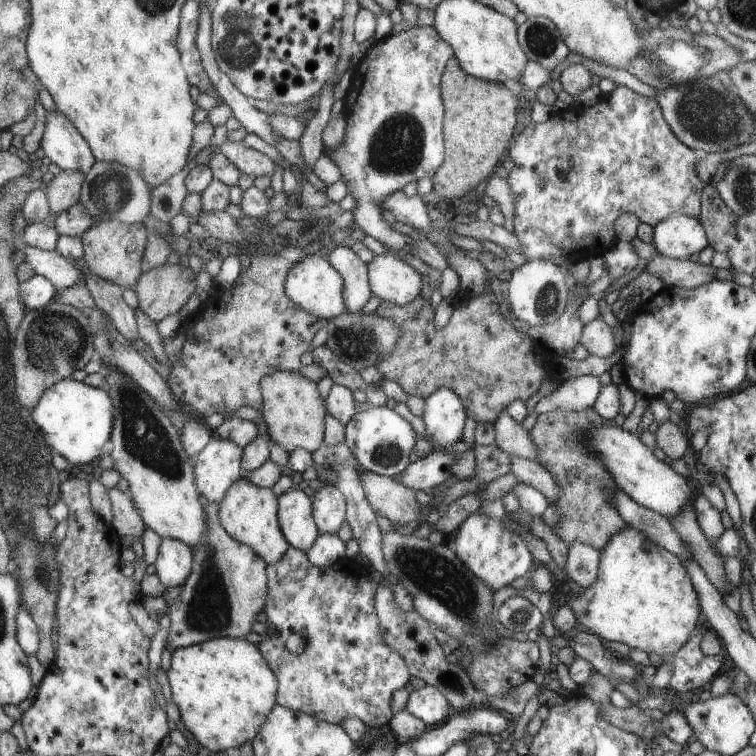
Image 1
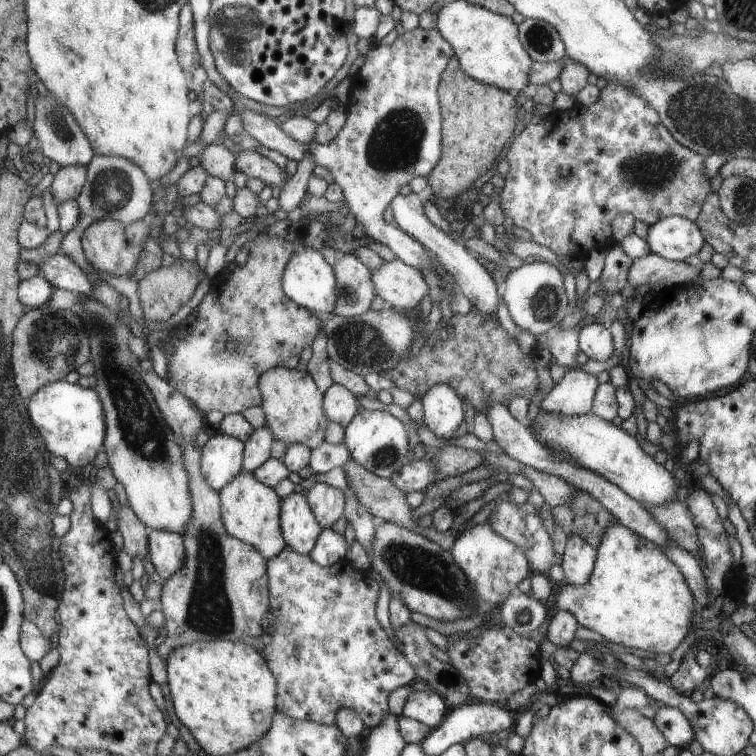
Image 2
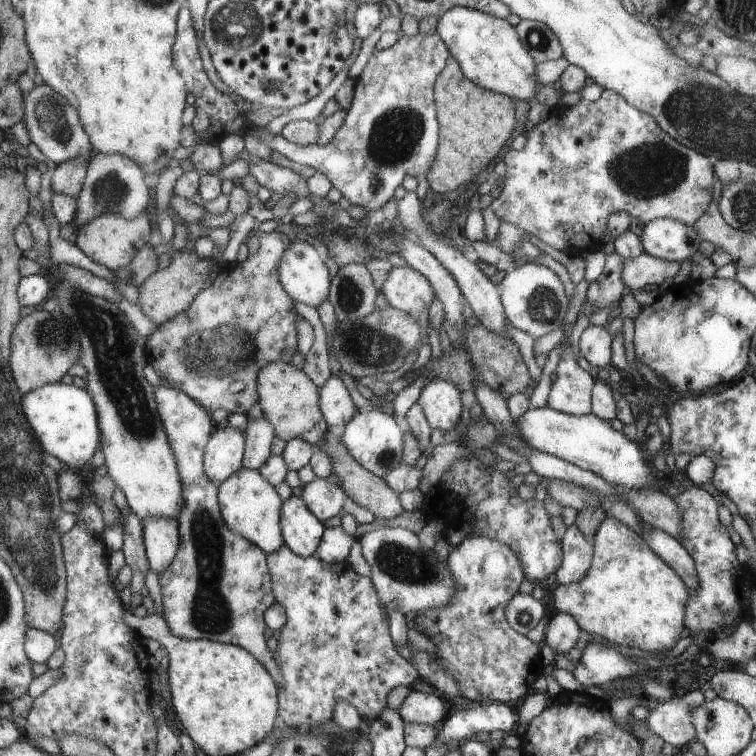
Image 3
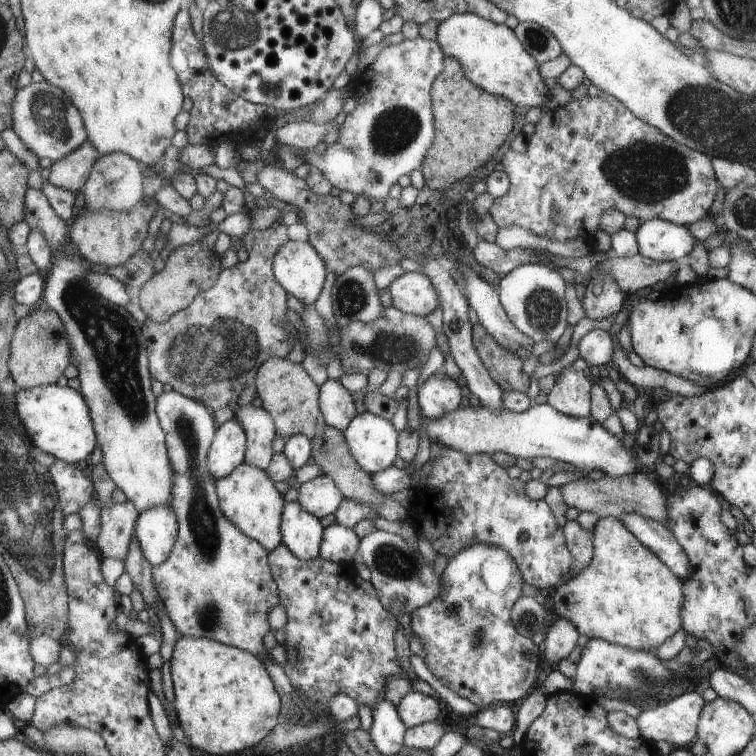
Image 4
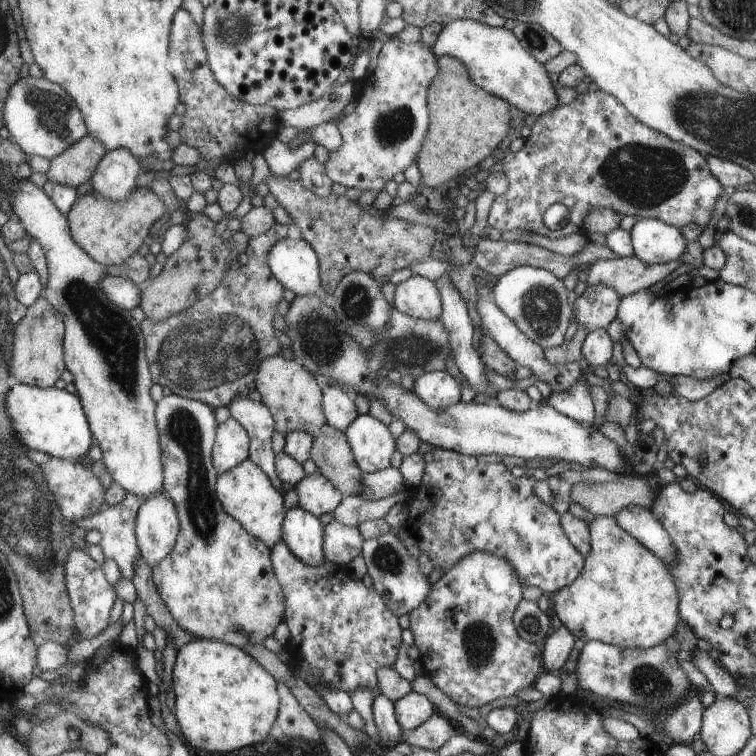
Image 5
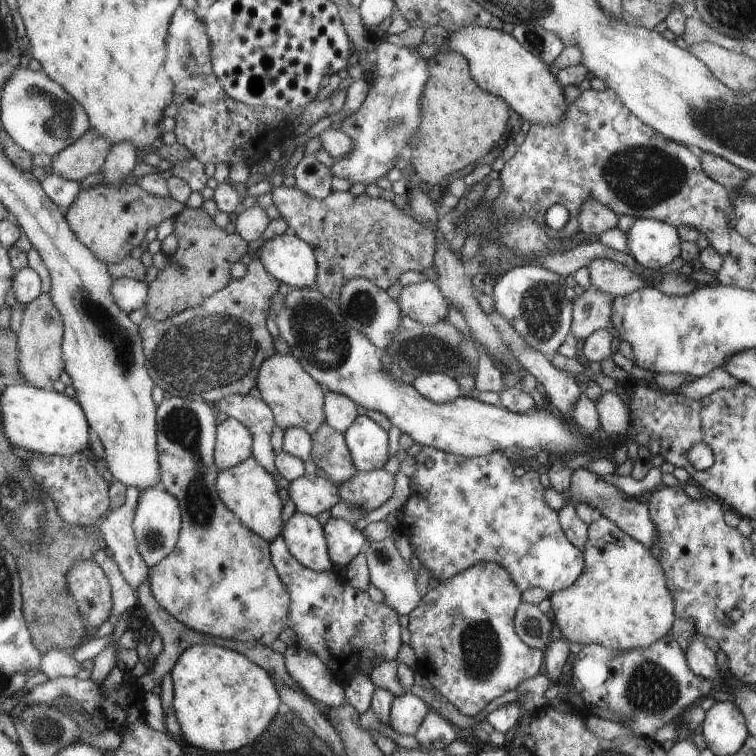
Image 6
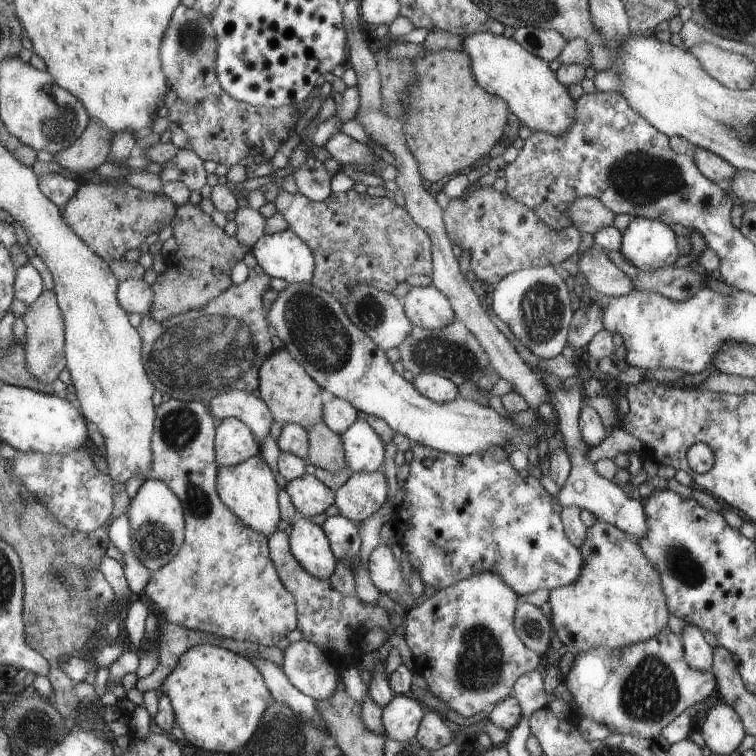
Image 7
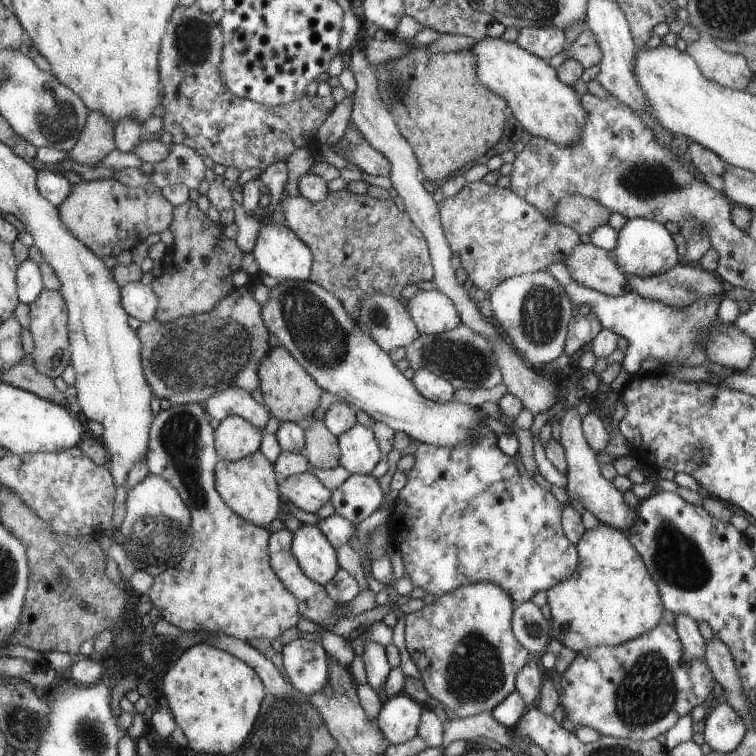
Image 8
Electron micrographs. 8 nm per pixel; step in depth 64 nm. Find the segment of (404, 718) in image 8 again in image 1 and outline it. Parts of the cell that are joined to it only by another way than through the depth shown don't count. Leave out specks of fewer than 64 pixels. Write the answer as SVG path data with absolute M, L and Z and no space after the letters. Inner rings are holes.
M423 685L420 689L410 689L403 710L417 717L427 726L443 723L449 714L450 704L433 685Z

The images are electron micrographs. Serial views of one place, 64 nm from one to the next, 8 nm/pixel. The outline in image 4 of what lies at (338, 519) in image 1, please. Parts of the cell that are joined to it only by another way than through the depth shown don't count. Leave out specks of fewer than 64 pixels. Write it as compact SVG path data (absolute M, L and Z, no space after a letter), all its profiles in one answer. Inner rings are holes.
M323 472L311 480L296 485L296 489L298 490L296 501L318 518L337 511L345 498L334 481Z

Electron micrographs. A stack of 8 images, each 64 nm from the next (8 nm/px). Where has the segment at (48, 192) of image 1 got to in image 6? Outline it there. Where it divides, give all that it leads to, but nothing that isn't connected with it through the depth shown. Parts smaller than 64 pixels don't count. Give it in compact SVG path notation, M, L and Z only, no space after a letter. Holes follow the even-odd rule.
M88 129L70 147L51 157L47 173L80 184L87 176L99 171L107 152L110 152L107 140L98 132Z

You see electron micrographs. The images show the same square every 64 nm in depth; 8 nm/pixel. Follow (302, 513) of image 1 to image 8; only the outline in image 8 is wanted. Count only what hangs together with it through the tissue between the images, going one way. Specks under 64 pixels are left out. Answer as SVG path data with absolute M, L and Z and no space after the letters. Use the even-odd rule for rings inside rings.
M302 524L296 533L292 534L291 552L298 561L299 568L317 584L324 585L328 583L333 574L337 572L337 560L335 560L335 550L331 548L331 543L326 536L315 526Z

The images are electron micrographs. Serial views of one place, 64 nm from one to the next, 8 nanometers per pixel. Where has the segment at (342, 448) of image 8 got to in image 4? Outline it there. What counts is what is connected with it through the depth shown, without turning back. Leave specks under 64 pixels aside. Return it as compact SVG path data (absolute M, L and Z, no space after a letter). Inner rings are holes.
M368 413L356 414L342 430L355 462L370 475L392 465L397 456L397 436L388 420Z

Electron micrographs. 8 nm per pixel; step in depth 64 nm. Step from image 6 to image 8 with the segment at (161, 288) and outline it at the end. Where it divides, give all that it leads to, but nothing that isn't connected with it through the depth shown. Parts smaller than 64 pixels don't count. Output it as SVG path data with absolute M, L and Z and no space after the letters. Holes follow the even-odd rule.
M186 201L175 207L168 229L173 235L173 243L162 257L161 274L157 278L153 277L150 284L157 298L153 319L159 323L170 323L181 316L209 312L219 300L231 294L231 274L239 268L244 256L235 240L225 238L221 226L203 214L196 202Z

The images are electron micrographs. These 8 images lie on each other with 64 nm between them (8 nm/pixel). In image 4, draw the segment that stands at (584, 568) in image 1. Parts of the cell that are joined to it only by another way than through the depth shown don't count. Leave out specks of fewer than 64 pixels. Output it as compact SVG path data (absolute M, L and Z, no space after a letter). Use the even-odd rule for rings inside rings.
M566 520L562 524L567 550L571 553L572 563L569 569L570 578L576 577L588 564L592 555L592 534L576 520Z

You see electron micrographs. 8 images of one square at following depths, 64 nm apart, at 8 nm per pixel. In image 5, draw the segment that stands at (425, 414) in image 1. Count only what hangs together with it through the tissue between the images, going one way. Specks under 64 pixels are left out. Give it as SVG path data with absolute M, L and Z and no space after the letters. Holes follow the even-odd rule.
M445 370L429 371L414 379L411 390L431 408L442 409L459 400L460 384Z

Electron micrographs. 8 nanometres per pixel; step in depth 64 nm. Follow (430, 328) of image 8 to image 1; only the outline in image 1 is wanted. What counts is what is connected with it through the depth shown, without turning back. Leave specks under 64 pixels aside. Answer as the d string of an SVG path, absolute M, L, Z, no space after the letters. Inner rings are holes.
M389 252L386 256L373 256L372 260L366 264L368 268L368 283L372 294L380 298L381 301L390 302L401 306L411 303L421 290L423 282L421 282L421 275L415 271L413 267L405 263L402 258L395 256Z

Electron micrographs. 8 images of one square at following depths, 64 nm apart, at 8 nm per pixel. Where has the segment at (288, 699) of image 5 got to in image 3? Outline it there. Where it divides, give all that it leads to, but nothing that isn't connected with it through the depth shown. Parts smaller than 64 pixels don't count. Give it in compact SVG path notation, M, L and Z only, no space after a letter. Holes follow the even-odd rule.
M162 385L154 388L154 399L157 401L157 413L162 427L166 431L171 452L174 453L178 467L178 475L182 478L182 503L177 511L179 542L177 552L158 575L158 585L162 596L163 612L168 631L174 636L184 639L207 639L218 643L227 643L246 649L248 653L261 662L266 671L274 679L274 683L282 684L282 674L271 652L263 640L263 612L273 604L272 582L269 582L269 569L265 566L265 554L251 541L232 531L221 515L218 501L218 487L209 480L203 470L206 444L211 436L211 420L207 411L191 397L178 389L165 388Z

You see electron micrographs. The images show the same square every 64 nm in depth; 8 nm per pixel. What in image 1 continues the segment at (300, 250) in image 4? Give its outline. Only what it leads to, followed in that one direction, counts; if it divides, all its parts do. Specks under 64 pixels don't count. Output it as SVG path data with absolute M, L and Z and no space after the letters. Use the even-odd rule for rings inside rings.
M305 255L287 271L285 280L286 295L290 297L299 308L313 313L320 319L332 319L346 312L343 302L343 279L328 260L319 255Z

